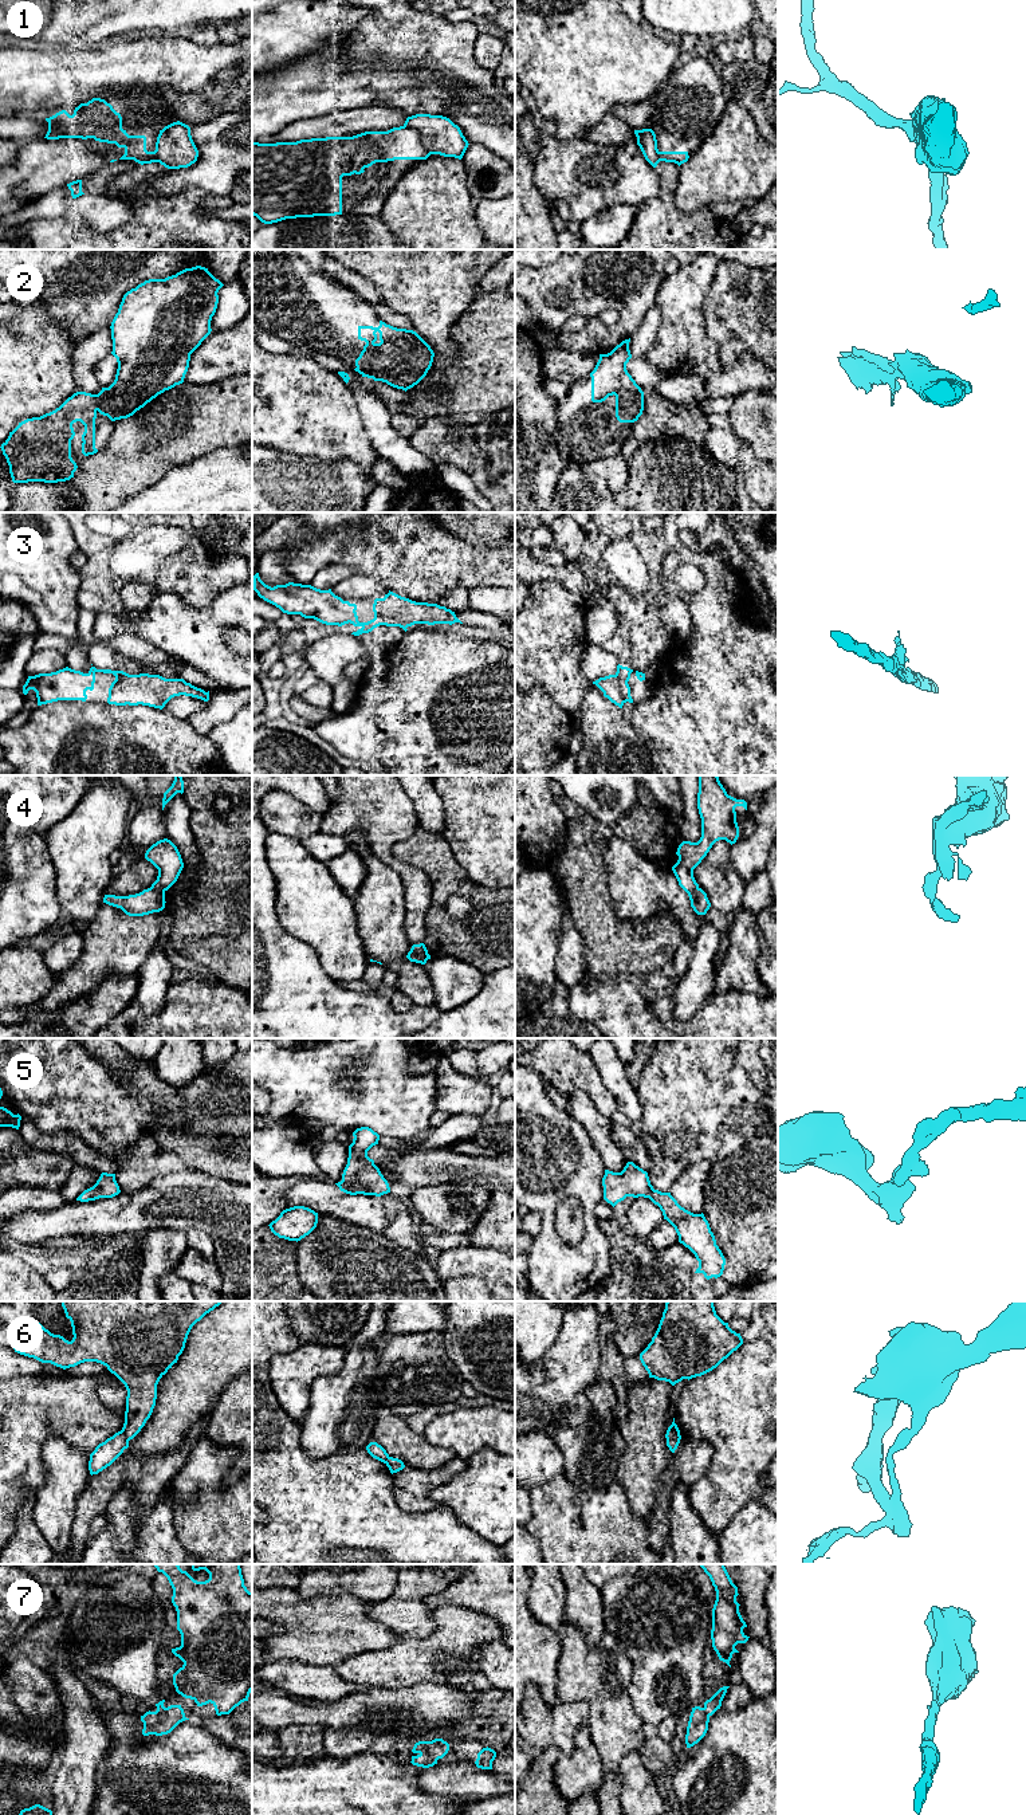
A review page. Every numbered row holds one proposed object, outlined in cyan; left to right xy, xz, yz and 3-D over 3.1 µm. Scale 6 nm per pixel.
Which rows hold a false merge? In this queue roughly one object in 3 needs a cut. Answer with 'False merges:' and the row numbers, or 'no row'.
False merges: 1, 2, 4, 6

